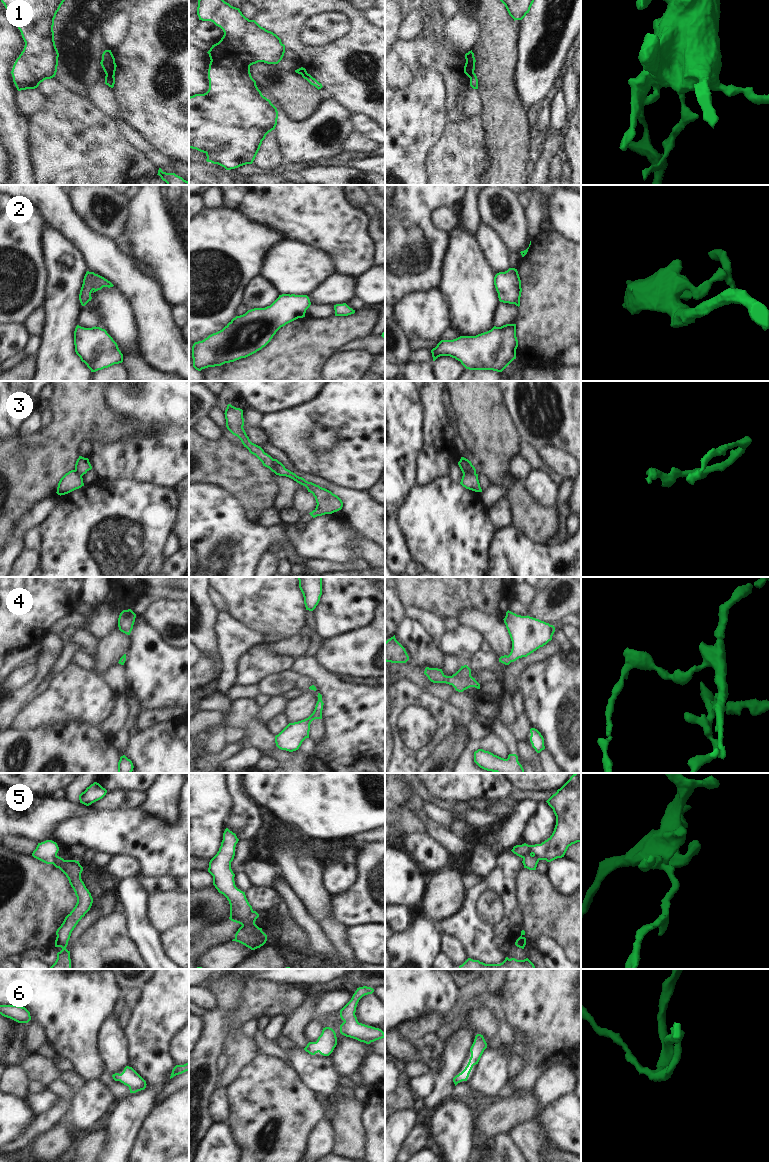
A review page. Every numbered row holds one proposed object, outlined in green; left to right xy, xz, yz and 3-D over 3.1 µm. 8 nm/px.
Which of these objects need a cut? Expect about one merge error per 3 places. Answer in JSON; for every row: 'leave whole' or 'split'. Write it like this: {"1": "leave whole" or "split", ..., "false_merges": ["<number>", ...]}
{"1": "split", "2": "leave whole", "3": "split", "4": "leave whole", "5": "split", "6": "leave whole", "false_merges": ["1", "3", "5"]}

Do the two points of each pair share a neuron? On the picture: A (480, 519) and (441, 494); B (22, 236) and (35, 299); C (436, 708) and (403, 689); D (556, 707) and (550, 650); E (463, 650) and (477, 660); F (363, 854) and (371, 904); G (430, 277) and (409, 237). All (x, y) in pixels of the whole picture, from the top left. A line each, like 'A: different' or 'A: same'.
A: same
B: same
C: same
D: different
E: different
F: same
G: same

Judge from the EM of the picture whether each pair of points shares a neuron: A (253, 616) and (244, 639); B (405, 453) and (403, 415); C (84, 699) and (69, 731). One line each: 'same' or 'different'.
A: different
B: same
C: different

